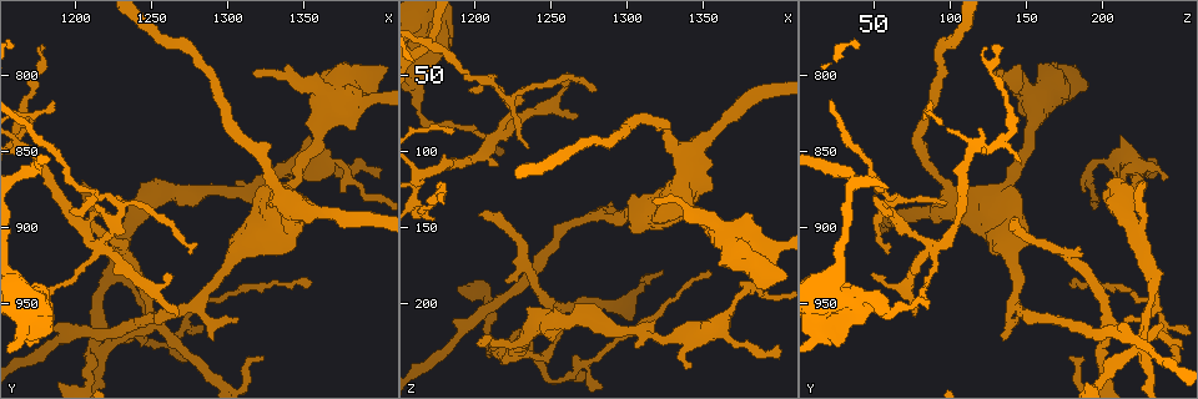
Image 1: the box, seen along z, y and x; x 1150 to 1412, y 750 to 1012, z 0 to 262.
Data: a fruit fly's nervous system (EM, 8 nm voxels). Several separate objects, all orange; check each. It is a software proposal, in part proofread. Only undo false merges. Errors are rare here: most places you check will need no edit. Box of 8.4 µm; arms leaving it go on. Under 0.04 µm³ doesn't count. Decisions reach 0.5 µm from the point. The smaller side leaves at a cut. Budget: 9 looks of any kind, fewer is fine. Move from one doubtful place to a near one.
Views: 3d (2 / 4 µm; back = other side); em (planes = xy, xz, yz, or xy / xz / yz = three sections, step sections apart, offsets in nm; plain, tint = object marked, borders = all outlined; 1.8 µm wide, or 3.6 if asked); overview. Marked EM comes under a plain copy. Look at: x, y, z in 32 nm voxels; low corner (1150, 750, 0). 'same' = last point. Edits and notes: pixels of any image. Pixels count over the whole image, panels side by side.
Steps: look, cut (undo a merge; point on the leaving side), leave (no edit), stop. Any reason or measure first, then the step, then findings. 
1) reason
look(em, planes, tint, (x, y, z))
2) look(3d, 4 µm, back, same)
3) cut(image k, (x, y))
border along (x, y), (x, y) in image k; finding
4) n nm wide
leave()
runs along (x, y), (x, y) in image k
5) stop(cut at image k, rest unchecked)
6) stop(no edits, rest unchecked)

sharp bend
look(em, xy, step 16, tint, (1212, 914, 88))

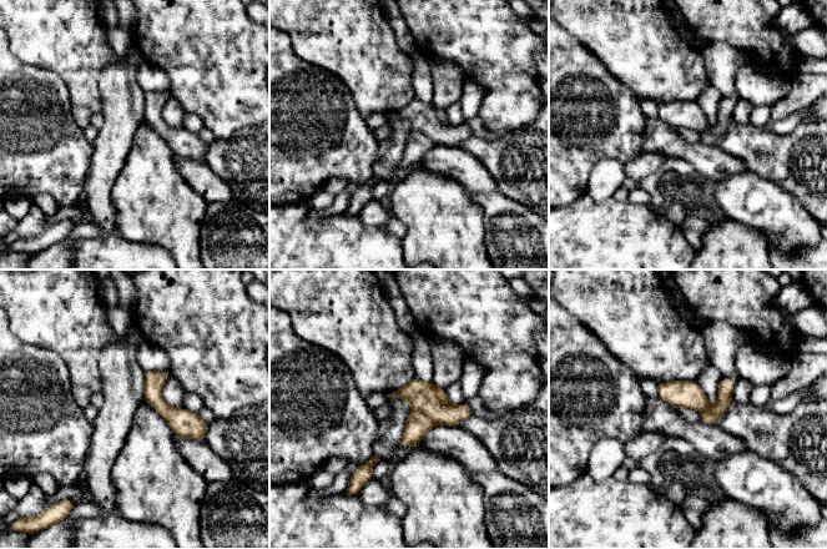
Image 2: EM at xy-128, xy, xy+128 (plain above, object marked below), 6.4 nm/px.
160 nm wide
cut(image 2, (423, 397))
a second neuron is stuck on

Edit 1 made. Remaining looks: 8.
see it whole again
look(overview)

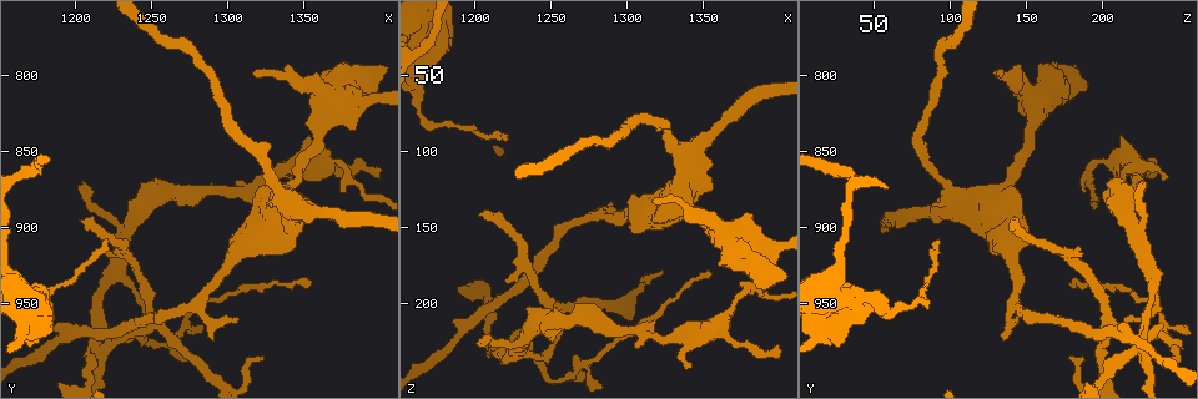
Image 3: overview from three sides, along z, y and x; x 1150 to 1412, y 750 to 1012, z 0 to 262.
abrupt turn
look(em, yz, step 4, tint, (1174, 960, 22))

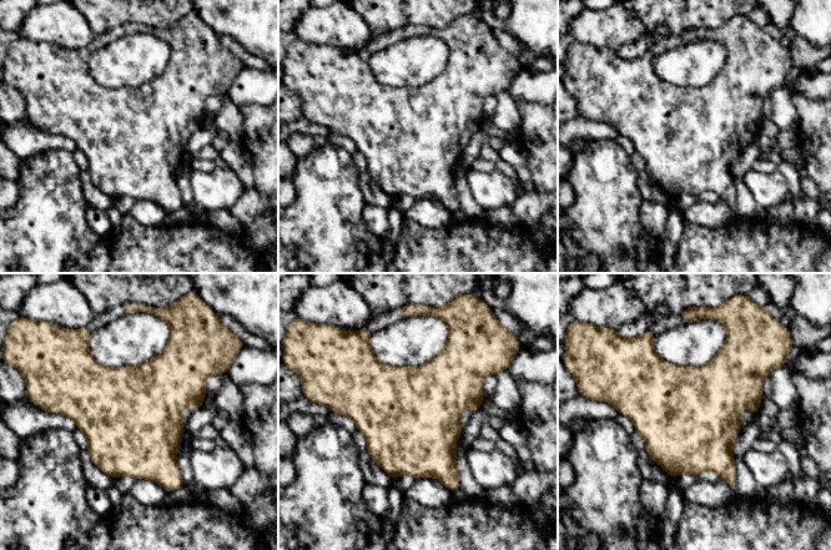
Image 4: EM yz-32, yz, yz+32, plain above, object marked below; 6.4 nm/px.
another direction
look(em, planes, tint, same)

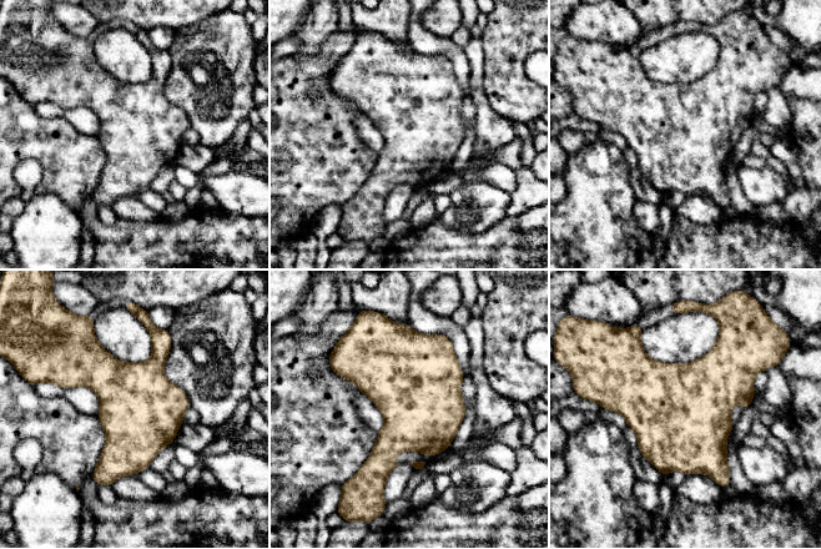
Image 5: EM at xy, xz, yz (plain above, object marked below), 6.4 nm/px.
leave()
all the same neuron

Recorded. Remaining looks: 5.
four-way junction
look(3d, 4 µm, (1364, 824, 156))

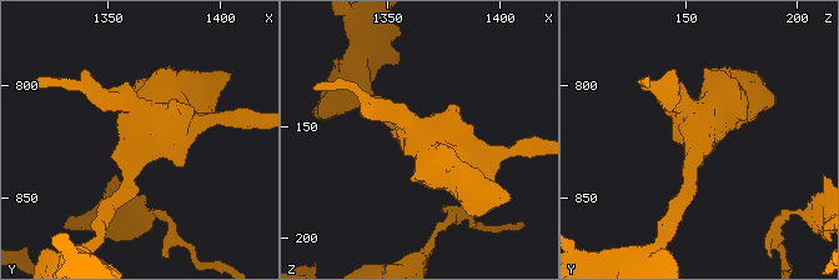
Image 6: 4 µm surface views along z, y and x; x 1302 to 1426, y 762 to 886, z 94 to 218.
need the tissue
look(em, yz, step 8, tint, (1366, 825, 158))

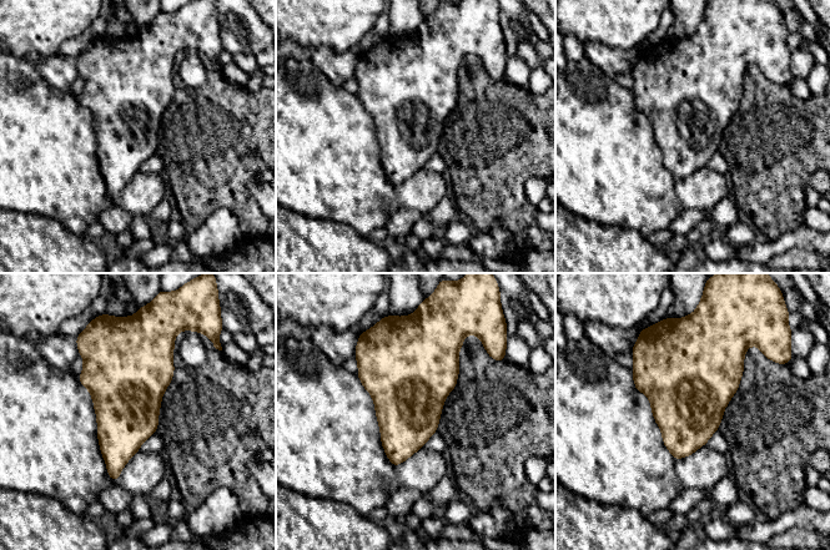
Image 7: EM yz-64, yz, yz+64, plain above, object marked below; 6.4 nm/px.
leave()
all the same neuron

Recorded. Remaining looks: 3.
look(3d, 4 µm, back, (1362, 860, 212))

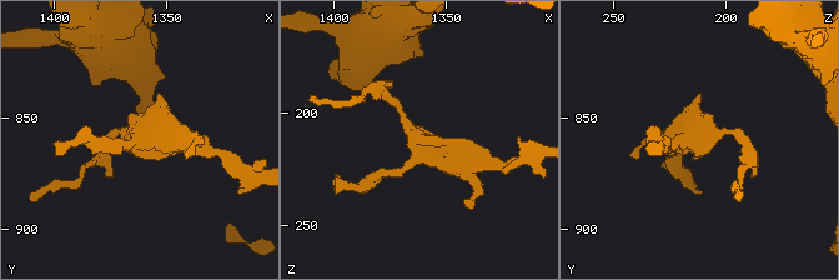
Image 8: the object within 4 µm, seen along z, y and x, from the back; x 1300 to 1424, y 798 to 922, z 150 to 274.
look(em, planes, tint, (1363, 859, 210))

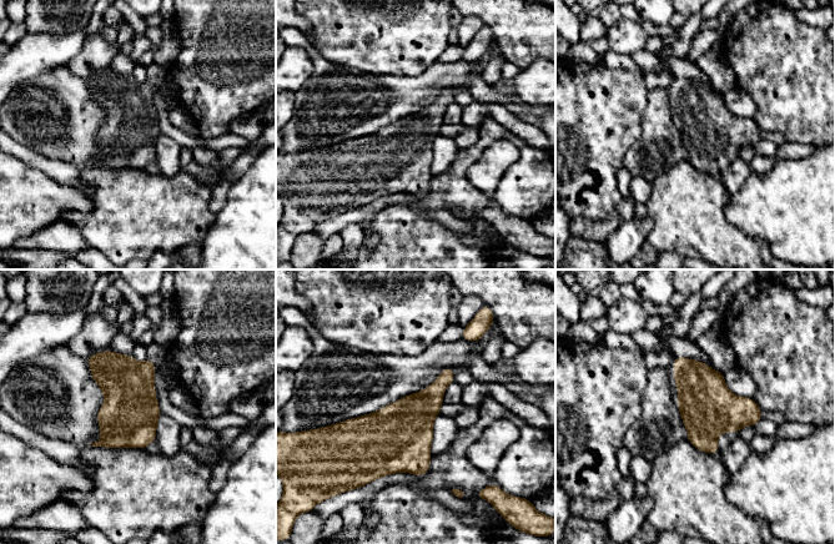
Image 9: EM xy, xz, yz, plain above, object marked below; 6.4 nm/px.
360 nm wide
leave()
all the same neuron

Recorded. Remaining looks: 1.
stop(cut at image 2, rest unchecked)

